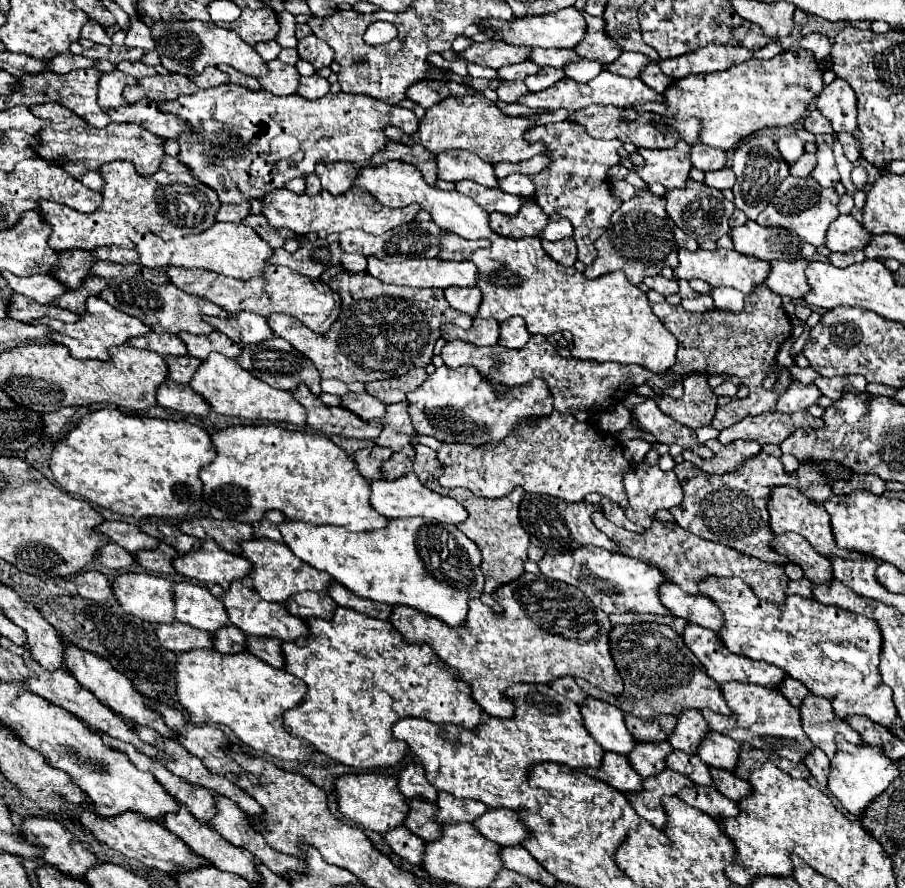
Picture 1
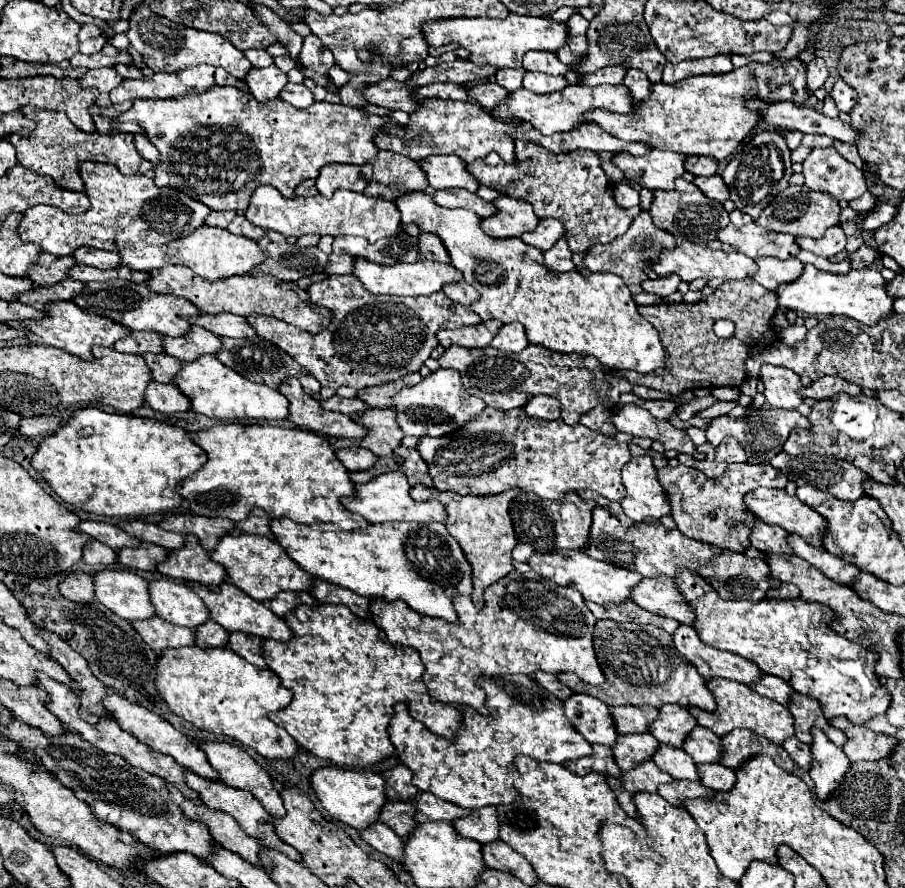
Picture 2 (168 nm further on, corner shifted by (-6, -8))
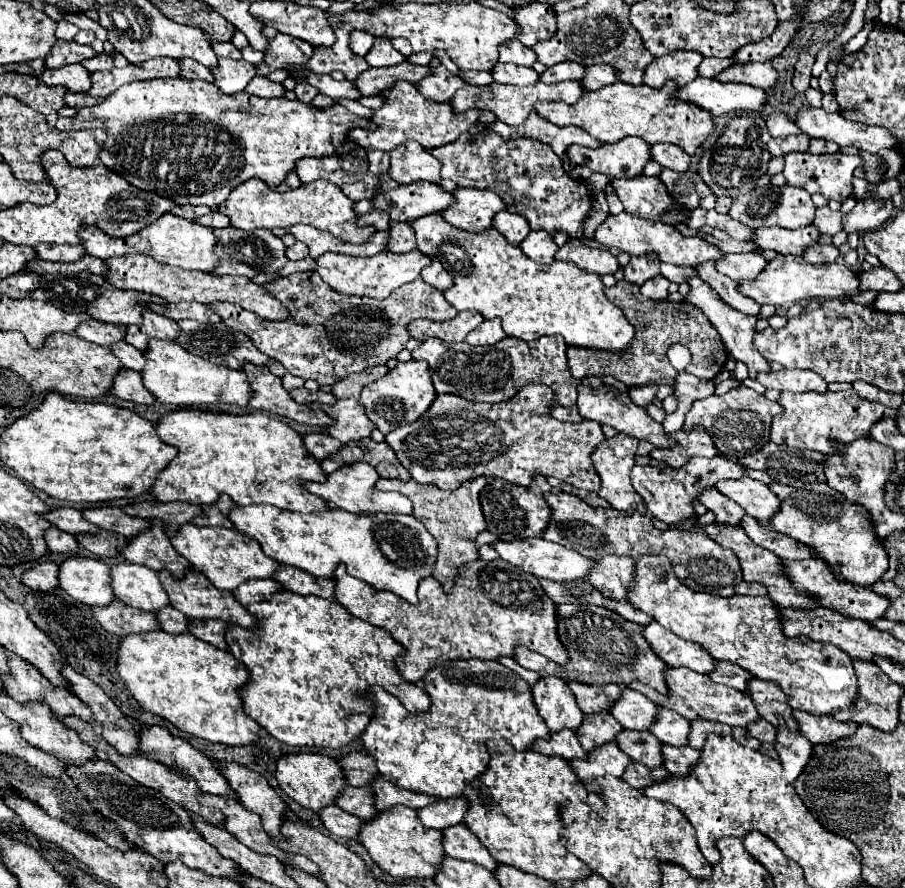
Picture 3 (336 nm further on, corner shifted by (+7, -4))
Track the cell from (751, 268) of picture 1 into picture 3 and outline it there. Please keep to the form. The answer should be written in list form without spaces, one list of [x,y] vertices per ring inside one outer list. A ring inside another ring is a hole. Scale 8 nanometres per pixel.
[[[617,214],[617,216],[607,216],[605,222],[597,228],[595,240],[605,246],[605,248],[619,248],[621,252],[629,252],[631,256],[649,256],[657,254],[661,262],[669,264],[681,264],[681,266],[699,266],[707,260],[721,260],[725,254],[717,246],[701,240],[701,238],[687,238],[673,226],[667,226],[663,222],[647,222],[641,218],[631,218],[631,214]]]

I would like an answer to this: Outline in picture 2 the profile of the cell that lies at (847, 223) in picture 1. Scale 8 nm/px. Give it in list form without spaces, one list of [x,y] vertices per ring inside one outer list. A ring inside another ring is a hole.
[[[832,226],[826,230],[826,234],[822,238],[796,238],[796,242],[800,242],[802,250],[810,250],[816,256],[824,256],[824,258],[832,258],[838,252],[842,252],[846,248],[846,234],[840,226]]]

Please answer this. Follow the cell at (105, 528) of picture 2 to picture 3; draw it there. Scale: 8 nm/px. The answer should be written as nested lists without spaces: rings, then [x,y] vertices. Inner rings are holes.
[[[59,508],[59,510],[51,510],[45,514],[45,518],[59,530],[65,530],[73,536],[77,534],[97,534],[97,526],[87,522],[83,518],[83,514],[75,508]]]

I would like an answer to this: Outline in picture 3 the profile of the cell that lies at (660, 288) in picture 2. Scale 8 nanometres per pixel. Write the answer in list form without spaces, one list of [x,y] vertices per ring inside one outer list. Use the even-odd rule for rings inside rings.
[[[649,256],[649,258],[631,258],[631,262],[623,268],[625,270],[625,280],[631,284],[643,284],[655,274],[659,274],[659,258]]]

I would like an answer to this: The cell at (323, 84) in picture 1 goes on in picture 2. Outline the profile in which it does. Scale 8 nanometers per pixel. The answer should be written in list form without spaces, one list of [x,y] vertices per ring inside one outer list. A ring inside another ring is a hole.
[[[286,84],[284,90],[280,90],[280,98],[290,102],[296,108],[306,108],[310,104],[314,104],[314,96],[312,92],[304,86],[304,84]]]

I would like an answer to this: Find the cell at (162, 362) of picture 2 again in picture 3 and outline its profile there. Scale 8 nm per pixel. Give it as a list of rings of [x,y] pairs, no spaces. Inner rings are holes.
[[[119,342],[119,344],[111,346],[111,352],[113,352],[115,356],[119,356],[123,368],[141,372],[143,366],[145,366],[145,352],[143,352],[143,350],[137,350],[135,346],[131,346],[131,344],[127,344],[127,342]]]

